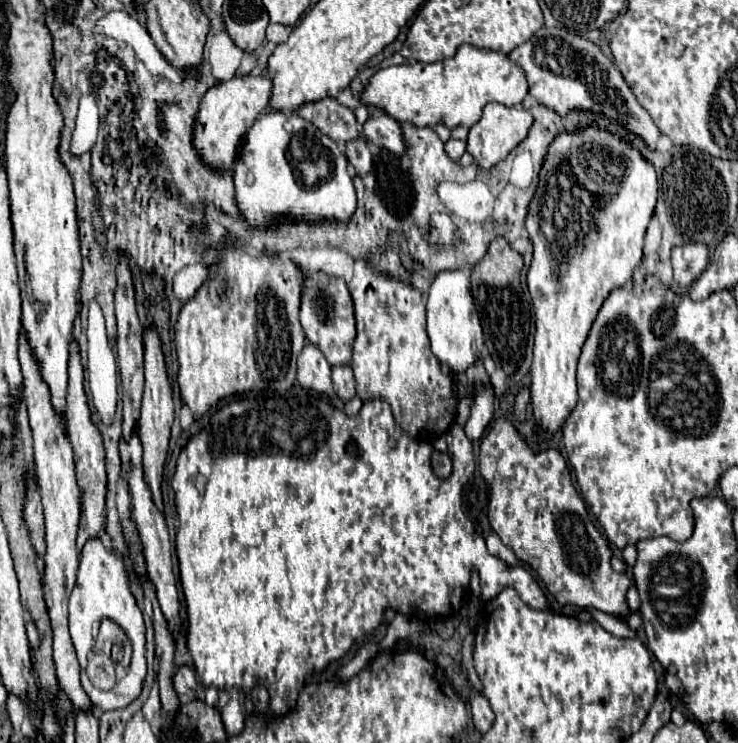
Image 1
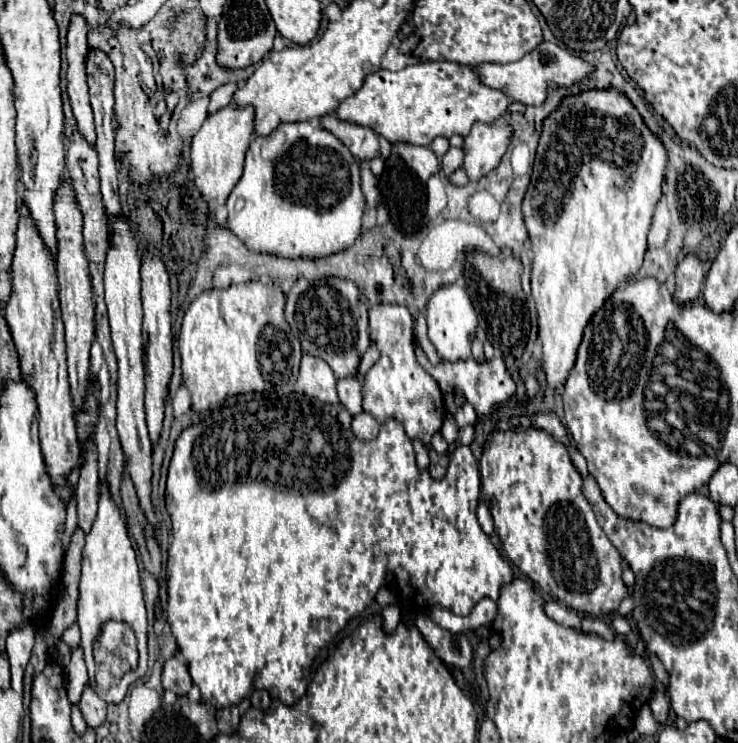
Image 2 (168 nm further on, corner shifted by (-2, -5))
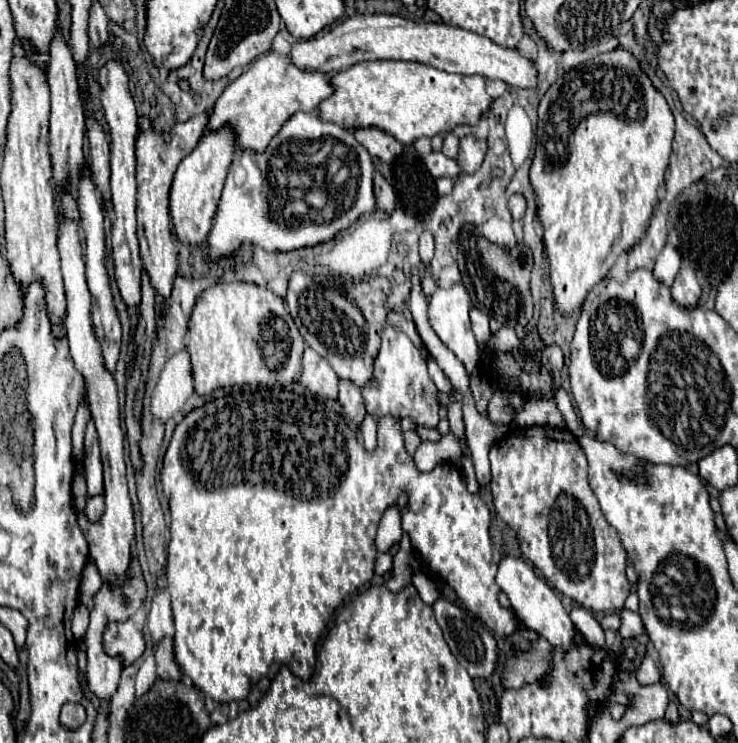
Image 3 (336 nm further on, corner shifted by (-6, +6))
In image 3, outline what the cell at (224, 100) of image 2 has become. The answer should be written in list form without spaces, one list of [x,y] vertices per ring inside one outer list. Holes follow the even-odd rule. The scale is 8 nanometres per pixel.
[[[211,109],[195,115],[191,121],[177,123],[173,131],[163,137],[157,131],[153,131],[153,125],[149,125],[149,119],[141,119],[143,133],[139,135],[135,143],[135,155],[137,155],[137,235],[139,235],[139,247],[141,247],[141,259],[143,267],[149,275],[149,281],[159,297],[167,303],[167,297],[171,297],[173,281],[177,277],[177,251],[173,245],[173,233],[171,233],[171,215],[169,215],[169,191],[173,183],[173,175],[177,171],[177,165],[183,157],[187,157],[199,139],[207,131],[207,121],[211,117]]]

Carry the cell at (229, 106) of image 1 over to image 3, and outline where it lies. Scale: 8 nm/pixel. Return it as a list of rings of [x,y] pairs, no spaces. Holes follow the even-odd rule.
[[[225,125],[221,129],[207,131],[205,137],[197,143],[197,147],[177,167],[177,173],[171,185],[171,207],[169,209],[171,209],[173,231],[183,243],[197,245],[207,239],[211,225],[213,225],[213,217],[217,213],[219,197],[225,185],[227,169],[231,167],[235,149],[237,149],[235,129]]]

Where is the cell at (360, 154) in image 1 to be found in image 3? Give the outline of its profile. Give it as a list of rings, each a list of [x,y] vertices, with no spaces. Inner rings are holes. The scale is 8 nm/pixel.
[[[375,173],[375,177],[373,177],[373,191],[375,191],[377,209],[381,209],[385,213],[391,213],[395,209],[395,191],[385,181],[385,177],[381,173]]]

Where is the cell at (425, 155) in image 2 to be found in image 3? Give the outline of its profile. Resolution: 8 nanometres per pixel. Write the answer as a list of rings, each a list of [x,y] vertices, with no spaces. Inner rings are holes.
[[[431,151],[425,159],[425,167],[429,169],[429,173],[437,179],[437,177],[455,177],[457,175],[457,171],[459,171],[459,167],[457,167],[457,163],[453,161],[453,159],[449,159],[449,157],[445,157],[441,151]]]

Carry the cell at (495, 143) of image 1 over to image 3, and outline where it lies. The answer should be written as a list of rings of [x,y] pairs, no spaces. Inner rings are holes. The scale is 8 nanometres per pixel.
[[[473,133],[463,137],[461,143],[459,143],[459,157],[457,157],[457,163],[463,167],[465,173],[475,173],[483,159],[485,159],[485,153],[487,153],[487,141],[483,139],[477,139]]]

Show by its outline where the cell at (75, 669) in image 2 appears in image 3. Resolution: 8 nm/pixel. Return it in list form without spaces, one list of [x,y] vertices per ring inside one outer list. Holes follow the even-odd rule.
[[[87,563],[85,569],[83,569],[83,579],[81,579],[81,585],[79,585],[79,601],[91,611],[91,605],[93,605],[93,597],[95,593],[99,591],[99,585],[103,585],[97,569],[93,563]]]

